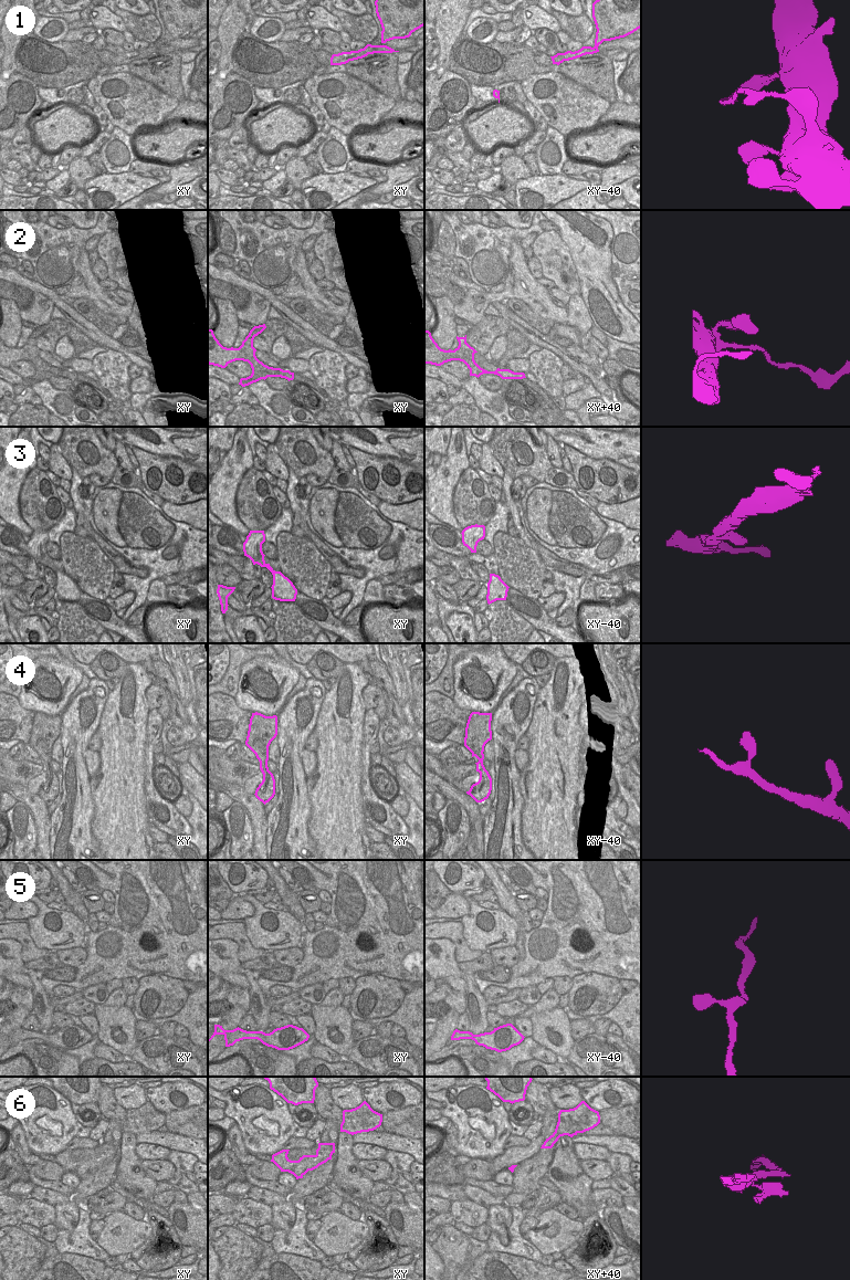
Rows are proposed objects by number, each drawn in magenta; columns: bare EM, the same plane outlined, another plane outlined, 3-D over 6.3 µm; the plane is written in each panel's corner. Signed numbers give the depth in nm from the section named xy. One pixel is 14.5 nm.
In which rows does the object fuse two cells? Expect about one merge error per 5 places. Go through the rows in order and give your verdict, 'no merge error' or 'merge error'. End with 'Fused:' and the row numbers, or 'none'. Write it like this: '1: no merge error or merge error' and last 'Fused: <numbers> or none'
1: no merge error
2: merge error
3: no merge error
4: no merge error
5: no merge error
6: no merge error
Fused: 2

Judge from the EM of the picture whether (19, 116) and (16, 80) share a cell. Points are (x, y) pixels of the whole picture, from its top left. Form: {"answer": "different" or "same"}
{"answer": "same"}

